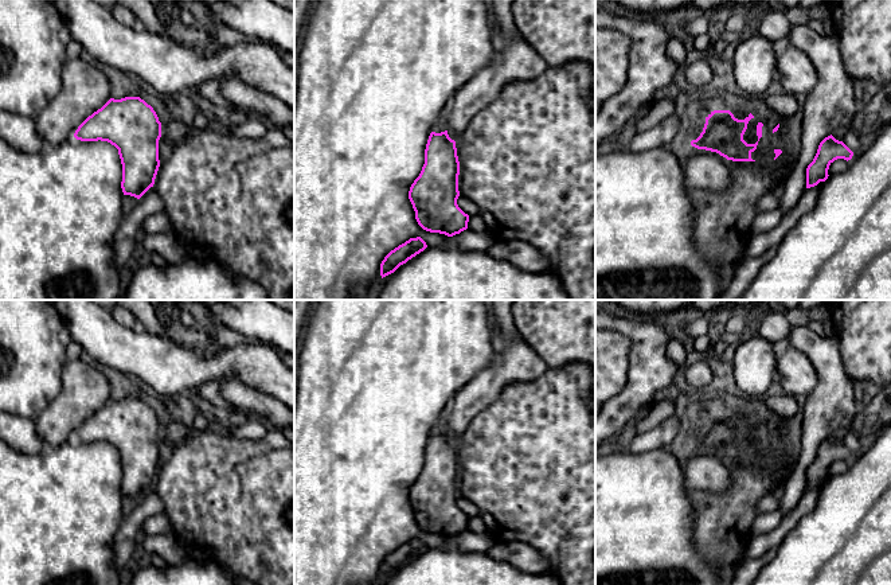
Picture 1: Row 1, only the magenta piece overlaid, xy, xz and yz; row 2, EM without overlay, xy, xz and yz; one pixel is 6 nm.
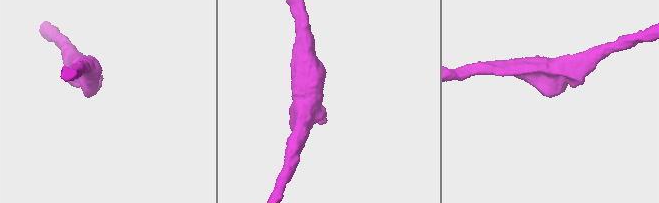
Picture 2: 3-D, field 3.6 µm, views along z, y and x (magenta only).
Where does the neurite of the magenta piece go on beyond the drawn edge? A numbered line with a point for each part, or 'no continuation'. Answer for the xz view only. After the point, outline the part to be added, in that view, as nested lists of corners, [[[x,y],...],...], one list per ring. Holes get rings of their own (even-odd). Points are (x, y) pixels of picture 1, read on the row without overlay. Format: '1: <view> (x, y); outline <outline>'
no continuation

